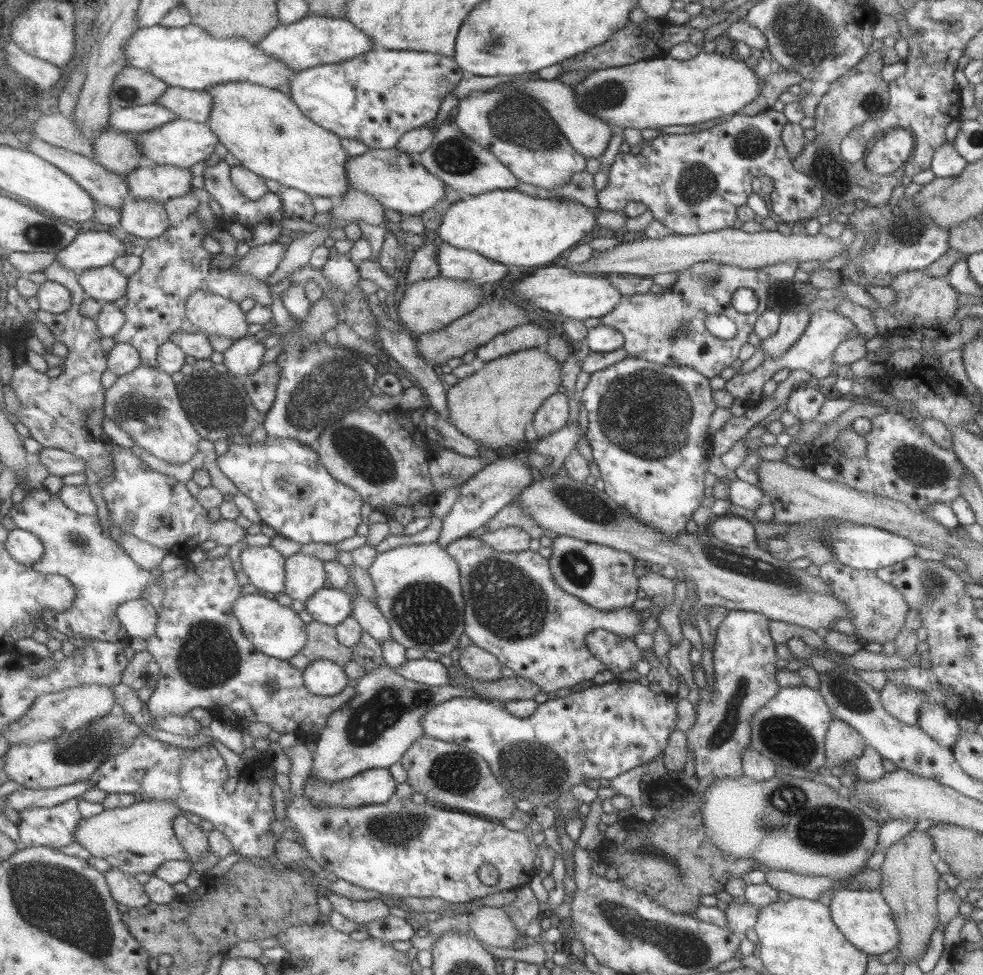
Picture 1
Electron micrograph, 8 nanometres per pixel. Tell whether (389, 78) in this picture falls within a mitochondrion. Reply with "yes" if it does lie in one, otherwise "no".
no

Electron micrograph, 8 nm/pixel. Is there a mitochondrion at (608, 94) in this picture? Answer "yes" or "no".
yes

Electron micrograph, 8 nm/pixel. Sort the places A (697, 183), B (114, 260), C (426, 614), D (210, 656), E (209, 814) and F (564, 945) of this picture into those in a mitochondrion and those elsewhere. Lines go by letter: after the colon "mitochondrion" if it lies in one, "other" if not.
A: mitochondrion
B: other
C: mitochondrion
D: mitochondrion
E: other
F: other

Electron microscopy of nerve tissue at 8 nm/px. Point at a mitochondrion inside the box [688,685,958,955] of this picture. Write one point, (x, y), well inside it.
(828, 827)

